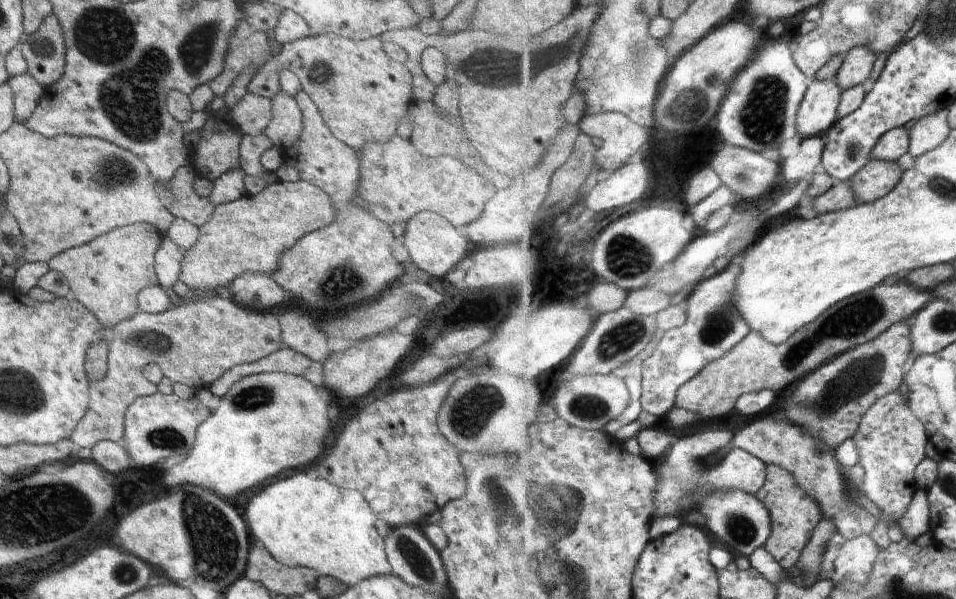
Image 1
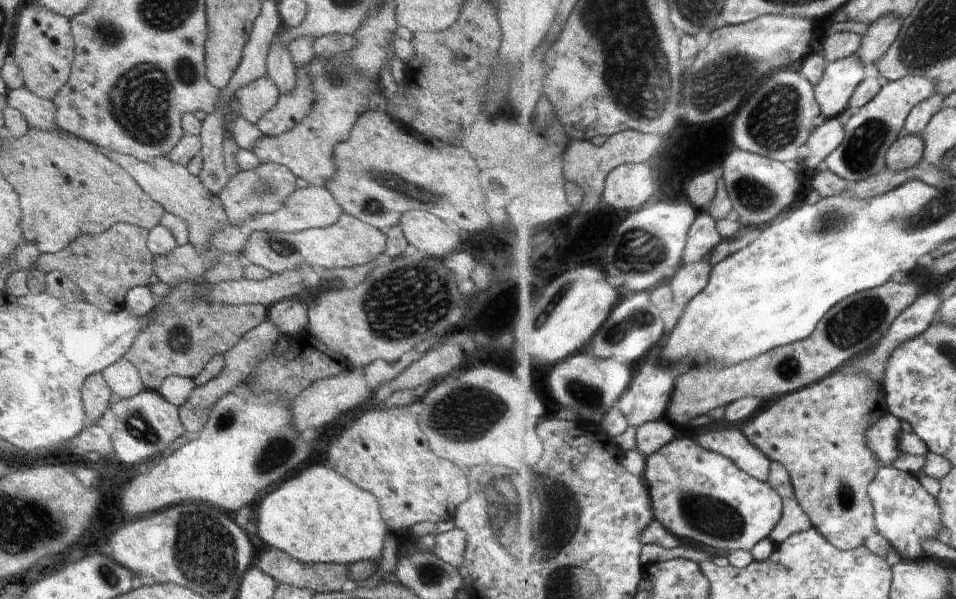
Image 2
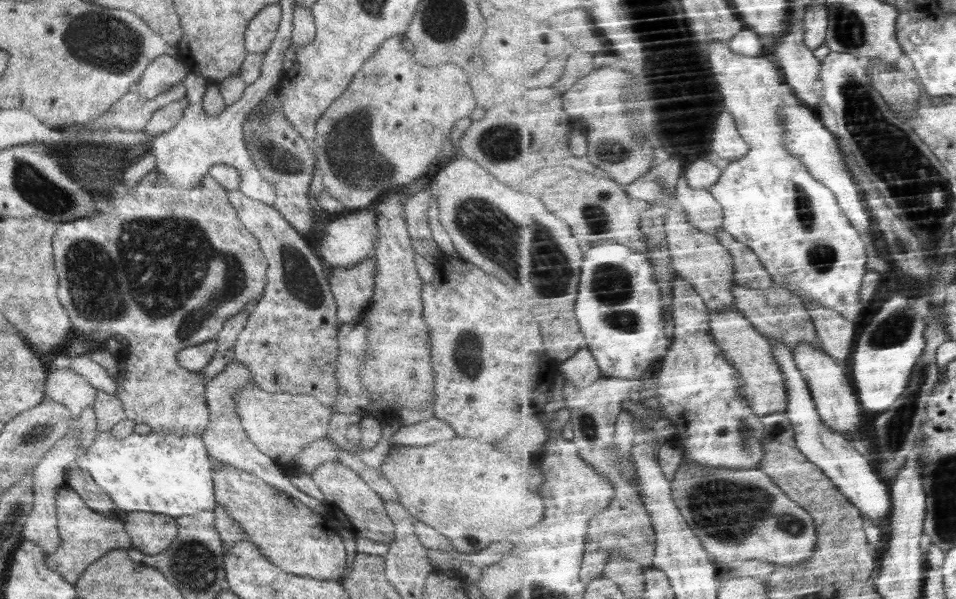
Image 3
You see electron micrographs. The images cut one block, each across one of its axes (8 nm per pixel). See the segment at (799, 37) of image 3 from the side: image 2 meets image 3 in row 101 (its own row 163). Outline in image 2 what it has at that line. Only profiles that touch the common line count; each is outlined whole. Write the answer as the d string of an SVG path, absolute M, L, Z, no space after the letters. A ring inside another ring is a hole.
M840 116L827 119L824 126L821 126L820 121L820 128L818 128L818 130L810 136L810 142L808 142L810 154L805 154L808 156L808 158L806 158L806 166L808 166L808 168L818 168L822 162L824 162L833 152L836 152L836 150L842 146L844 140L846 140L846 124L842 124Z

